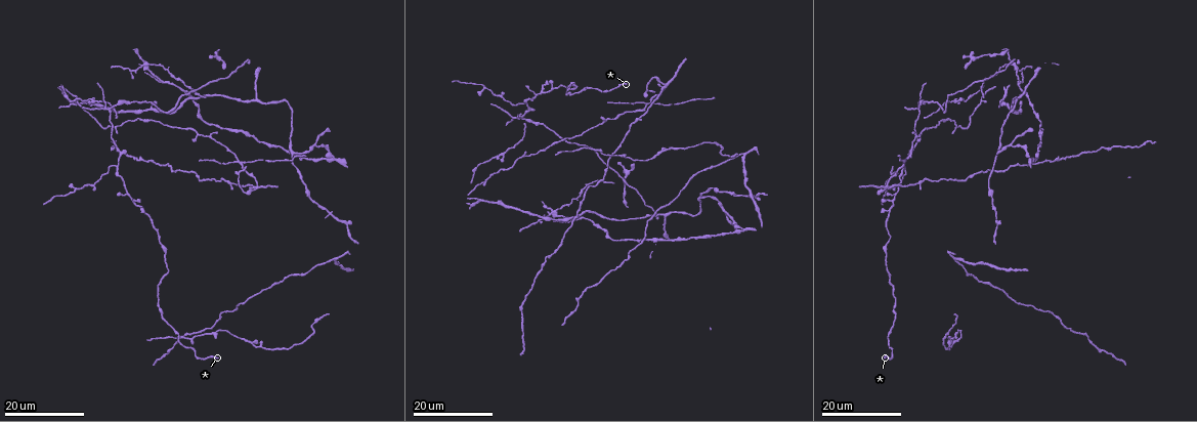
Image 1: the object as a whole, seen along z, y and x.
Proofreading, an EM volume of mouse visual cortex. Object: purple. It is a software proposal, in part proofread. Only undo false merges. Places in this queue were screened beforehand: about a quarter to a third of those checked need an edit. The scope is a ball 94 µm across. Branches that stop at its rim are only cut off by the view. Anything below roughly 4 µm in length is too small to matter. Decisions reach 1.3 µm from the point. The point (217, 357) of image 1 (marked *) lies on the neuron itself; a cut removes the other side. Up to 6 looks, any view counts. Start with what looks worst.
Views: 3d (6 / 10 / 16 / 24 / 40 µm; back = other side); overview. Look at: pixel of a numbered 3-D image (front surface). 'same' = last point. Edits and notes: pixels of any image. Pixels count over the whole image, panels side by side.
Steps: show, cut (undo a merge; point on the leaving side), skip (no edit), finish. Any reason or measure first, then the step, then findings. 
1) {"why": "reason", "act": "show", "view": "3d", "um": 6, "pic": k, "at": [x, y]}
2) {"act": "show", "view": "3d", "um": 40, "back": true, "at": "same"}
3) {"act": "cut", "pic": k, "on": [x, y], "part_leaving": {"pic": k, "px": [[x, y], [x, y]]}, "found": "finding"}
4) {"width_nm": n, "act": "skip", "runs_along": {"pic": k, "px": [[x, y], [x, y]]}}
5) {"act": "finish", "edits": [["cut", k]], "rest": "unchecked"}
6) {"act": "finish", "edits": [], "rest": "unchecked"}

{"why": "a fork", "act": "show", "view": "3d", "um": 24, "pic": 1, "at": [524, 104]}

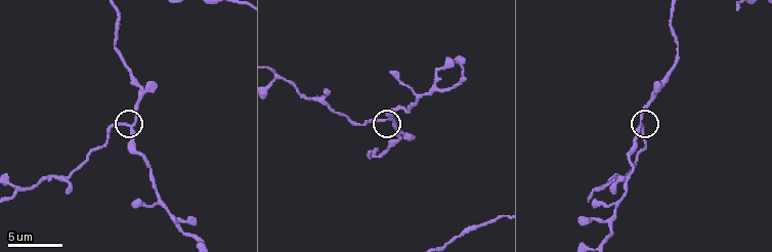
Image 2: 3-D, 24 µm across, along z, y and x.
{"act": "show", "view": "3d", "um": 6, "pic": 2, "at": [130, 127]}

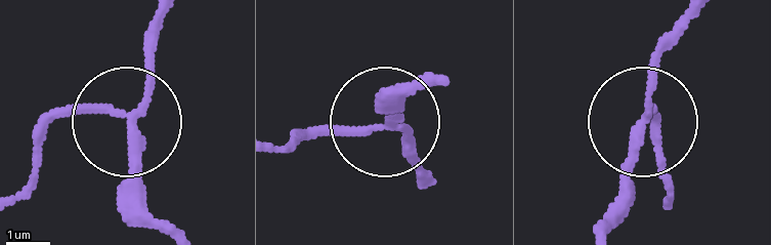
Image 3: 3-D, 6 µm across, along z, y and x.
{"act": "cut", "pic": 3, "on": [68, 105], "part_leaving": {"pic": 3, "px": [[127, 118], [65, 111], [20, 185]]}, "found": "two neurons meet here"}

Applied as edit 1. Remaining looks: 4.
{"why": "redraw", "act": "show", "view": "overview"}

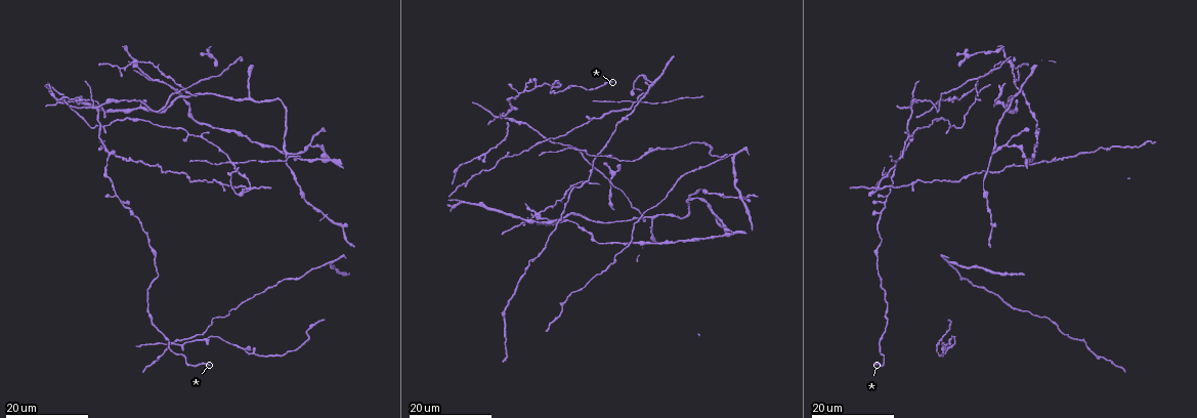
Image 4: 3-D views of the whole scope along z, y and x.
{"why": "branch point", "act": "show", "view": "3d", "um": 24, "pic": 4, "at": [911, 107]}

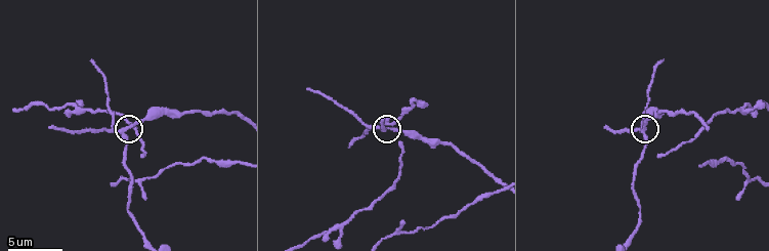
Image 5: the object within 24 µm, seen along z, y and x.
{"why": "zoom in", "act": "show", "view": "3d", "um": 10, "pic": 5, "at": [126, 127]}

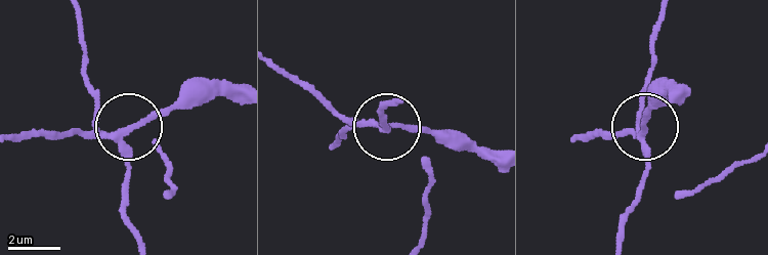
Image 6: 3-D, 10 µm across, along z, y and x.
{"side_arm_um": 8, "act": "cut", "pic": 6, "on": [69, 131], "part_leaving": {"pic": 6, "px": [[109, 133], [239, 93]]}, "found": "a second neuron is stuck on"}

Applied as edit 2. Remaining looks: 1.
{"act": "finish", "edits": [["cut", 3], ["cut", 6]], "rest": "unchecked"}

